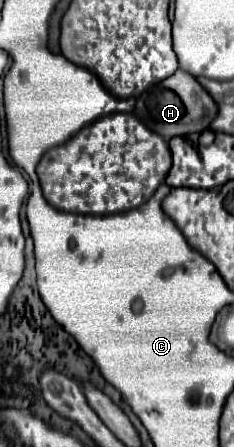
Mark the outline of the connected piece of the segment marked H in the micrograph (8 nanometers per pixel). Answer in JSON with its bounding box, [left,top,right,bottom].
[134,69,218,139]

